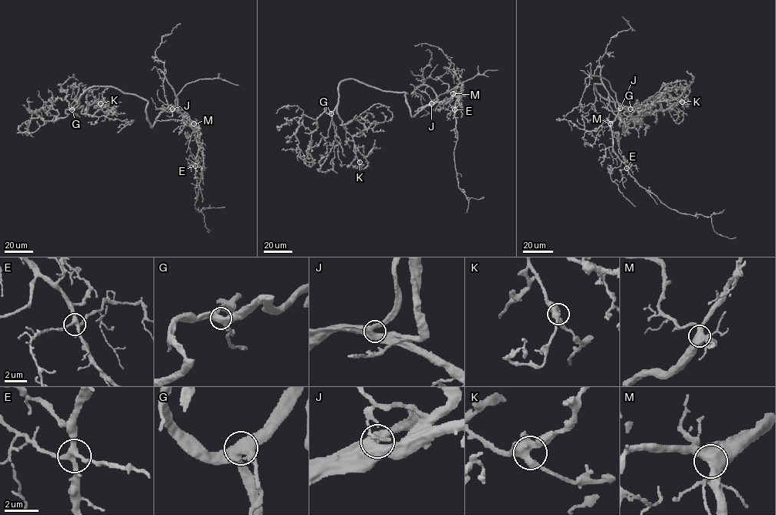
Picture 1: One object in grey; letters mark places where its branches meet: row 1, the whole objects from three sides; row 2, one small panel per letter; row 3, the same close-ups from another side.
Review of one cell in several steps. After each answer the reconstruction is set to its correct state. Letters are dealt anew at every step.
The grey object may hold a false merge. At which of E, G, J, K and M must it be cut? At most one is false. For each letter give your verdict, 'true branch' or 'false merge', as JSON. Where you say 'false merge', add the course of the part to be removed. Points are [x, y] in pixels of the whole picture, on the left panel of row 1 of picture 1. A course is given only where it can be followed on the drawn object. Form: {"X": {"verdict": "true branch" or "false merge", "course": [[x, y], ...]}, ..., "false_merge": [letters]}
{"E": {"verdict": "true branch"}, "G": {"verdict": "true branch"}, "J": {"verdict": "true branch"}, "K": {"verdict": "true branch"}, "M": {"verdict": "true branch"}, "false_merge": []}

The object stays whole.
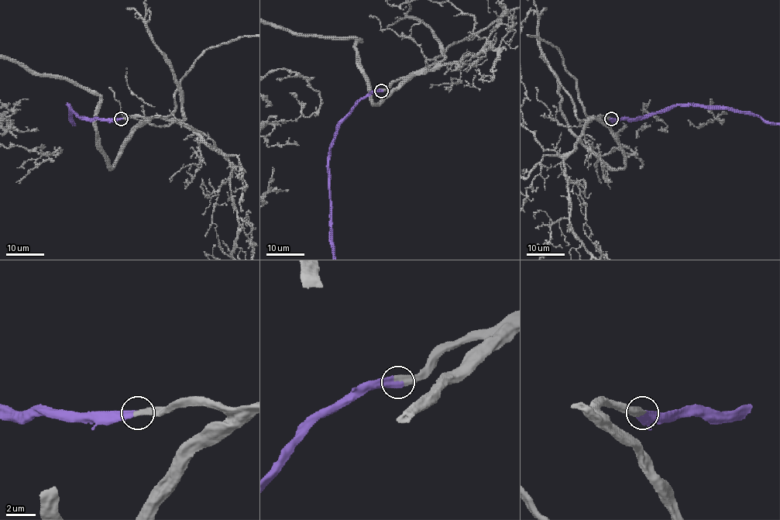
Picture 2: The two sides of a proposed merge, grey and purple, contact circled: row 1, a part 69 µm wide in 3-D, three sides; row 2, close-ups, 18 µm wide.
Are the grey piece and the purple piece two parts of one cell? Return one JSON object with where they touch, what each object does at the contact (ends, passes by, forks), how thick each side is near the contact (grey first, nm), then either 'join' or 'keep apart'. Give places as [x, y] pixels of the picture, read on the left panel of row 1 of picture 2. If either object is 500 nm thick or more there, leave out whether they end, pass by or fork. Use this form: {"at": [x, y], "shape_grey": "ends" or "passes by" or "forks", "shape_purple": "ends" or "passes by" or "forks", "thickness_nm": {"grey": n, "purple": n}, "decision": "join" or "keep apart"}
{"at": [121, 118], "shape_grey": "ends", "shape_purple": "ends", "thickness_nm": {"grey": 480, "purple": 480}, "decision": "join"}

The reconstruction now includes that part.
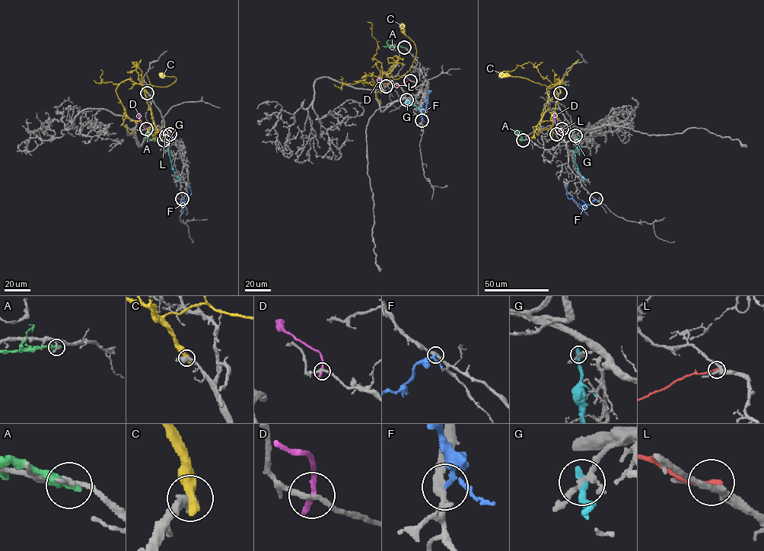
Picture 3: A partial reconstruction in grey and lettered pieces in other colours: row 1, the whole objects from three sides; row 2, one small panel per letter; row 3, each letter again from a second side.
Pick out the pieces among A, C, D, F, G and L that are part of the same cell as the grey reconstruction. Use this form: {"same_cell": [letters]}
{"same_cell": []}

